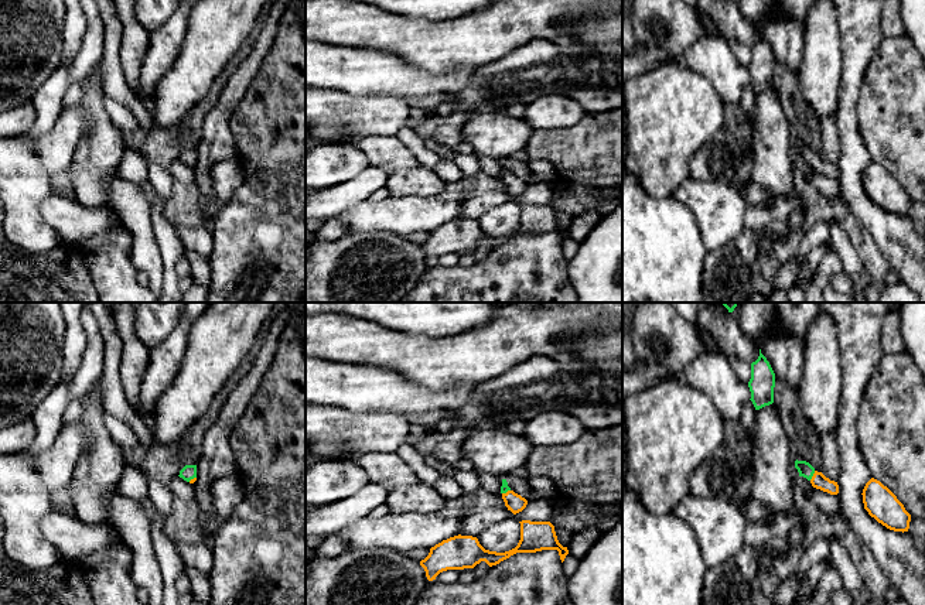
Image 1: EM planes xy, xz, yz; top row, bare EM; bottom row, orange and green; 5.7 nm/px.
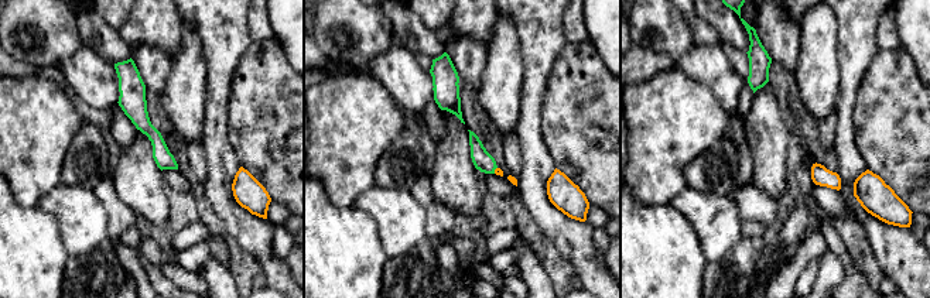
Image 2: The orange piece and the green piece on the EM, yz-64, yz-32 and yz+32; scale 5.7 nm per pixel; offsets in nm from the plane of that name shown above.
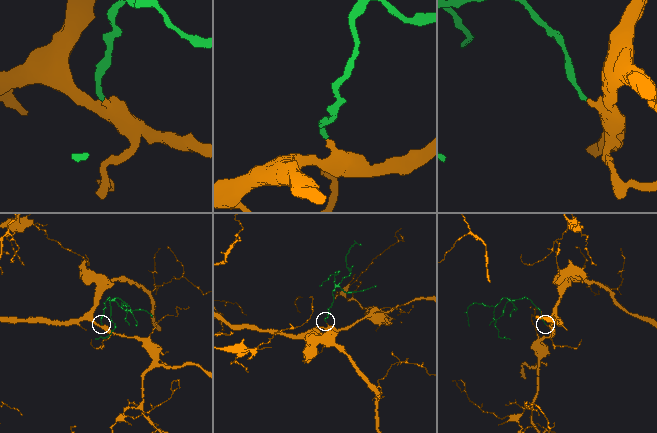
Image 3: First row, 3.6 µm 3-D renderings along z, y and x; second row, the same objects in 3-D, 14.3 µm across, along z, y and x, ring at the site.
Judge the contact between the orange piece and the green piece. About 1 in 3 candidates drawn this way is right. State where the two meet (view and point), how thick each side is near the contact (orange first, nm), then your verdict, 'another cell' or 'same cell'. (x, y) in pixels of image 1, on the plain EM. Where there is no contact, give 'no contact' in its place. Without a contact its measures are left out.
yz (813, 159) | 90/90 nm | same cell

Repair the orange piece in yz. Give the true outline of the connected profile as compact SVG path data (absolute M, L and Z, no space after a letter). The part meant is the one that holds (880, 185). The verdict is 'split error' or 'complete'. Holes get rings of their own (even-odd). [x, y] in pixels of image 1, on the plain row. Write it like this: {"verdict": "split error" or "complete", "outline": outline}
{"verdict": "complete", "outline": "M871 161L863 172L864 192L878 206L894 215L908 215L911 198L897 180L880 164Z"}

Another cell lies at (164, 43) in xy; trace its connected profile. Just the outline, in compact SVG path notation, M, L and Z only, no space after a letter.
M180 0L174 14L149 33L149 47L140 65L139 89L133 93L143 100L151 96L160 78L173 66L185 38L190 11L198 0Z

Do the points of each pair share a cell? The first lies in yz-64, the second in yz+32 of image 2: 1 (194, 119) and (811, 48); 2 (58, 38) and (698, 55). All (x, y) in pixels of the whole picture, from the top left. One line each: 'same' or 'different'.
1: same
2: different

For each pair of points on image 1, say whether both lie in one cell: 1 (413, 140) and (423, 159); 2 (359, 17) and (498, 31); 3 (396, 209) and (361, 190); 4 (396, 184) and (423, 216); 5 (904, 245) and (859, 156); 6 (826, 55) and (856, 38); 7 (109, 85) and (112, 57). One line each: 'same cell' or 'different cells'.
1: same cell
2: same cell
3: different cells
4: different cells
5: same cell
6: different cells
7: same cell

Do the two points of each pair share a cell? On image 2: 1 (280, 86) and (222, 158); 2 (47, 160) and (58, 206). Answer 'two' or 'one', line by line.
1: two
2: two

